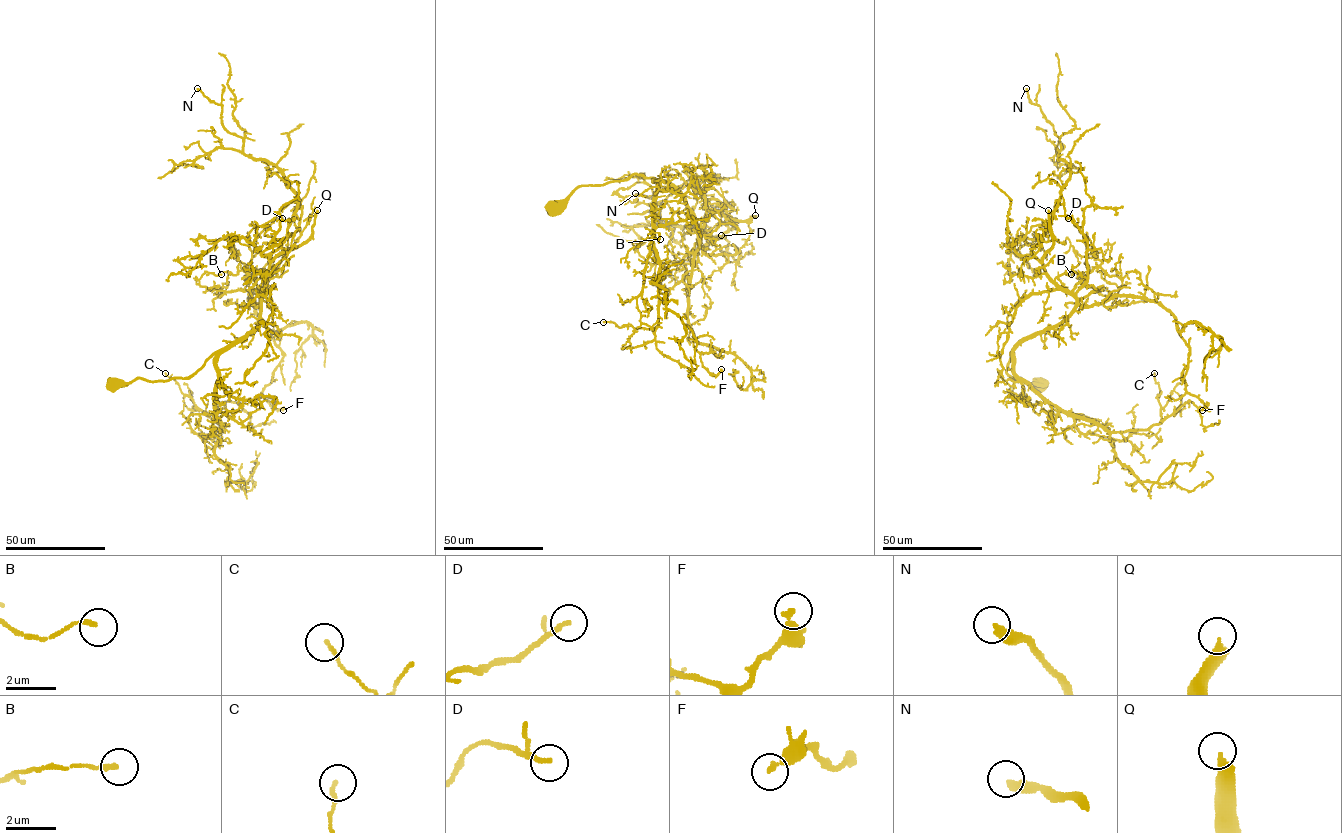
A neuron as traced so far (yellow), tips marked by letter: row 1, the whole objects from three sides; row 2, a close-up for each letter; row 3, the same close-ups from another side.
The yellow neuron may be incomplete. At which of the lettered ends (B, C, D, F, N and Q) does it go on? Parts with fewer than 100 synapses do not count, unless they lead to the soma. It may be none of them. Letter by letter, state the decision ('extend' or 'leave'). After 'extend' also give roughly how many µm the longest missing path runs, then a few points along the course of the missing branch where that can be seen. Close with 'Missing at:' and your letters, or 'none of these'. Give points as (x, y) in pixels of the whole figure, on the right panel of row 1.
B: leave
C: leave
D: leave
F: leave
N: leave
Q: extend | 160 µm | (1048, 210), (1054, 191), (1034, 191), (983, 162), (992, 169), (987, 175), (1003, 199), (996, 212), (1000, 239)
Missing at: Q

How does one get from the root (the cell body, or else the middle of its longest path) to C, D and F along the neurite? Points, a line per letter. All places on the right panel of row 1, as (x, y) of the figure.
C: (1039, 384), (1007, 373), (1011, 352), (1014, 373), (1064, 411), (1112, 432), (1146, 430), (1161, 418), (1154, 373)
D: (1039, 384), (1012, 378), (1007, 364), (1018, 344), (1075, 305), (1087, 249), (1068, 218)
F: (1039, 384), (1007, 373), (1018, 344), (1078, 305), (1141, 297), (1175, 319), (1189, 349), (1185, 390), (1202, 410)

